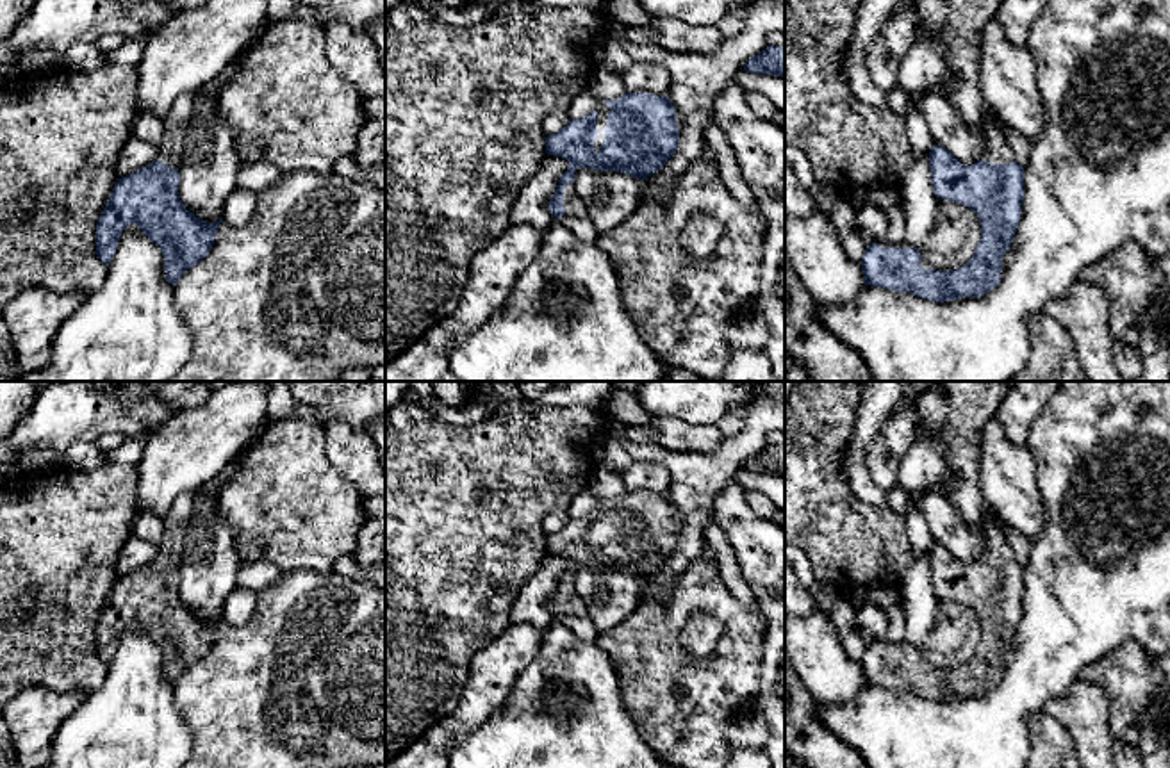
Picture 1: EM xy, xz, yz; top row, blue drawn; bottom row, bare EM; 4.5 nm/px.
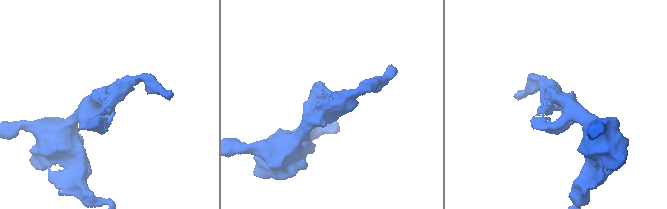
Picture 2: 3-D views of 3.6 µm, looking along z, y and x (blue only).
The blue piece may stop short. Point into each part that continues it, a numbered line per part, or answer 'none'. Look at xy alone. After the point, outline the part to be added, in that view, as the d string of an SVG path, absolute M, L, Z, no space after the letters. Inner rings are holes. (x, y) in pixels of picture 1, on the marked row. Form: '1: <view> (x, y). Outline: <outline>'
1: xy (184, 109). Outline: M237 59L216 80L191 93L184 93L175 100L168 114L168 119L164 121L164 135L159 143L159 155L157 155L159 162L164 162L171 169L180 169L184 135L189 130L191 119L196 116L198 94L203 93L210 98L218 98L221 86L228 80L230 73L235 69Z

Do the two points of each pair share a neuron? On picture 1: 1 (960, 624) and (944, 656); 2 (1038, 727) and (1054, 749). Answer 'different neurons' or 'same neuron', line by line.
1: same neuron
2: same neuron

